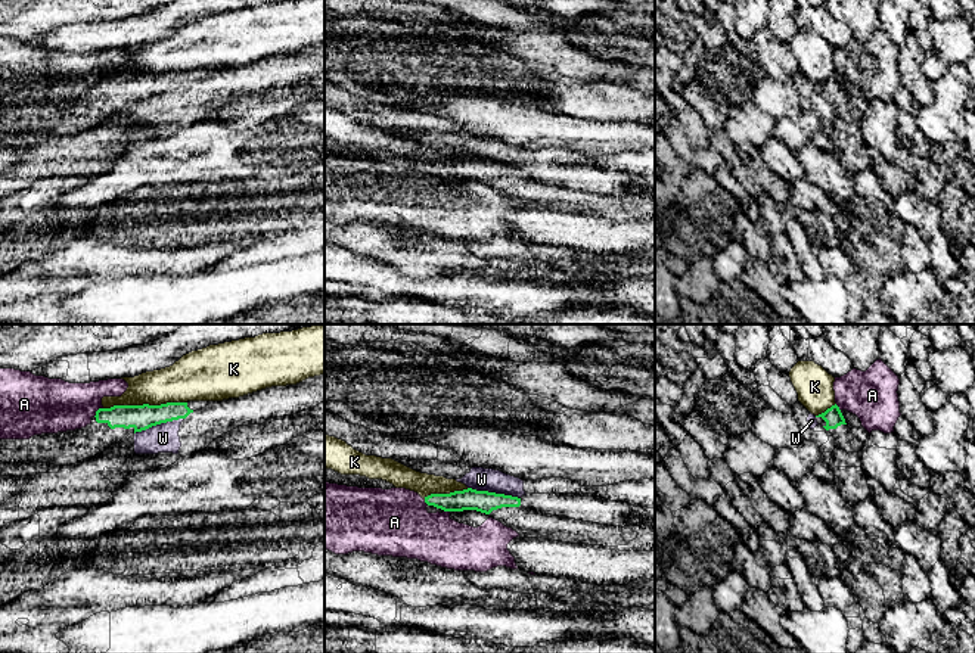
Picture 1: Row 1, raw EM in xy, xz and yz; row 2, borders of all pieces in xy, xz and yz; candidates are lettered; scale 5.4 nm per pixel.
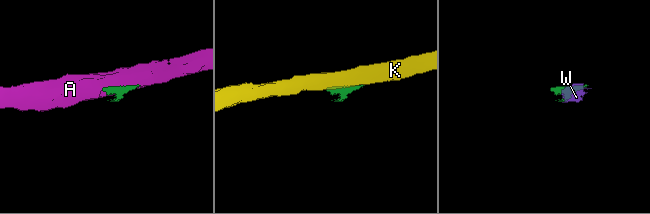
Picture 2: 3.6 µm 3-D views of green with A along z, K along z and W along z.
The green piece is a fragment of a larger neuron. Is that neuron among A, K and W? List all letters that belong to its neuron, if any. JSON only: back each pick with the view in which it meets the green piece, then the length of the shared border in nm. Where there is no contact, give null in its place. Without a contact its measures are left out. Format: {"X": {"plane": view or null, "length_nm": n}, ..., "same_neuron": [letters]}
{"same_neuron": []}

